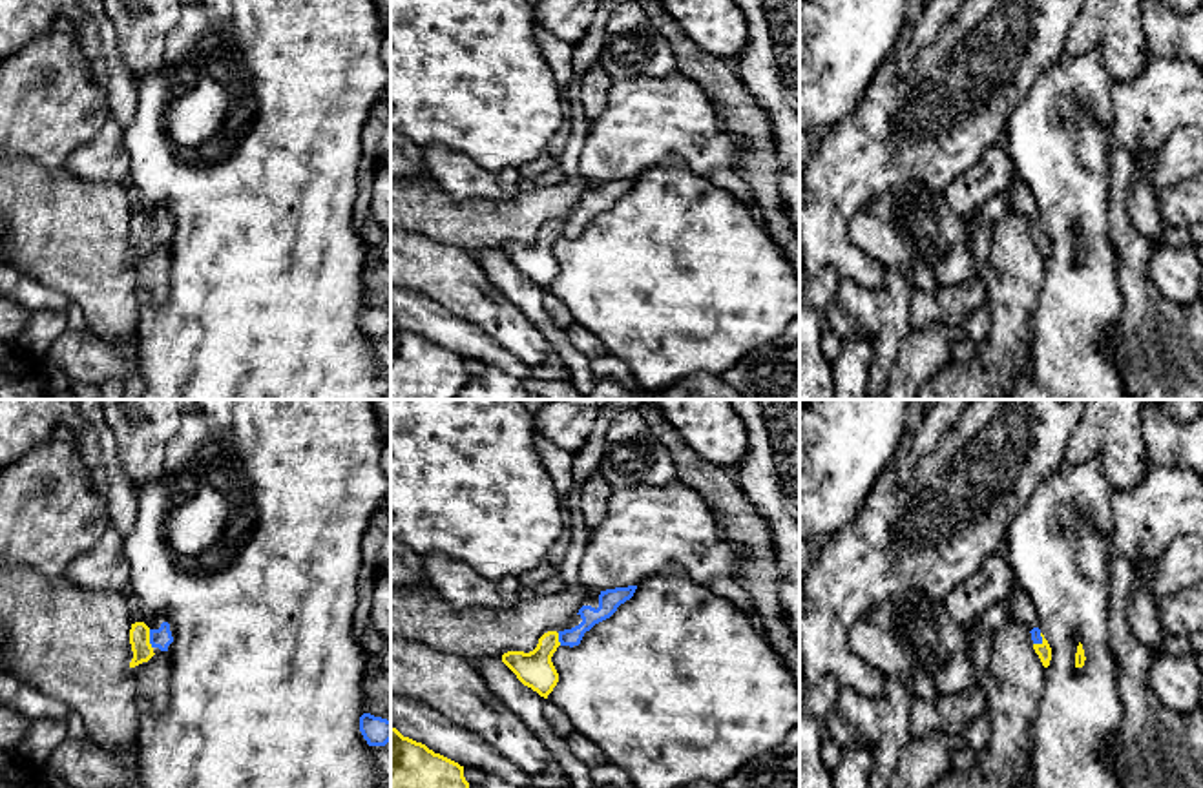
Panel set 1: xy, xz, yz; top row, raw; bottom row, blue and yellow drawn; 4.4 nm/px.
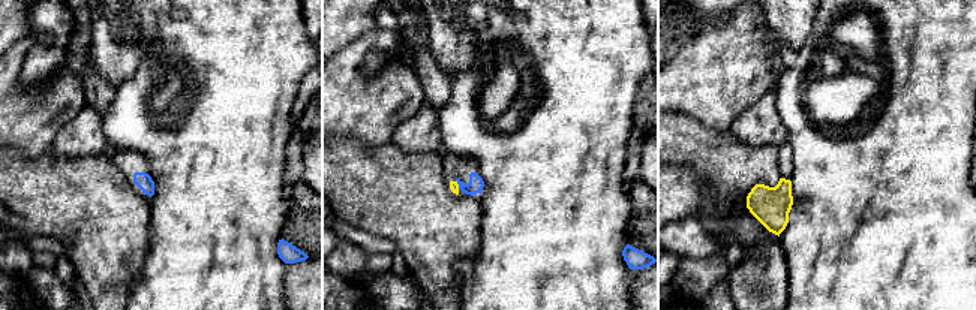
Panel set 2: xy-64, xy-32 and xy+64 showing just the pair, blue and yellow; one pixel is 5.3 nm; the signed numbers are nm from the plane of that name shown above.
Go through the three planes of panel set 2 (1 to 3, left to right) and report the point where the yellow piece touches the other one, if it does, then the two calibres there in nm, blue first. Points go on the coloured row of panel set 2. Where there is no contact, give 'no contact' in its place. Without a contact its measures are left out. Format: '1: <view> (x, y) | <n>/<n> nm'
1: no contact
2: xy-32 (458, 183) | 90/50 nm
3: no contact

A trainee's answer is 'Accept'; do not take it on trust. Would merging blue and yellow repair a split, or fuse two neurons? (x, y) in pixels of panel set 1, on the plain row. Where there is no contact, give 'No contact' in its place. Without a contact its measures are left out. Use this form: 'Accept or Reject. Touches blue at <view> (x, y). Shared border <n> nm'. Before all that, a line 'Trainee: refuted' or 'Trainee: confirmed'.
Trainee: confirmed
Accept. Touches blue at xy (150, 230). Shared border 90 nm

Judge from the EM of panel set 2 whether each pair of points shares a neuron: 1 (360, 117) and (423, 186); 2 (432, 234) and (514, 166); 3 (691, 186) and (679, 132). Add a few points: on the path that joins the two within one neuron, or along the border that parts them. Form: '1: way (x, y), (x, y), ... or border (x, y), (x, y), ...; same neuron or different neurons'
1: border (350, 135), (369, 147), (390, 141); different neurons
2: border (480, 201), (482, 232), (479, 237); different neurons
3: border (673, 162), (690, 166), (702, 178), (700, 199); different neurons

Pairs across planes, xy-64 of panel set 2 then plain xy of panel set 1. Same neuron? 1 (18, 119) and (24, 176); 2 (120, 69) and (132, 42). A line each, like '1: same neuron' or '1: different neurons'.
1: different neurons
2: same neuron

